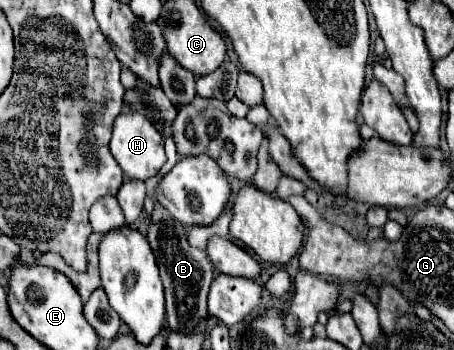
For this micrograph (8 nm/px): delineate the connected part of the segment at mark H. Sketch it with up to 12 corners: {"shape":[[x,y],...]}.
{"shape":[[139,112],[113,124],[111,154],[131,180],[153,178],[163,136]]}

